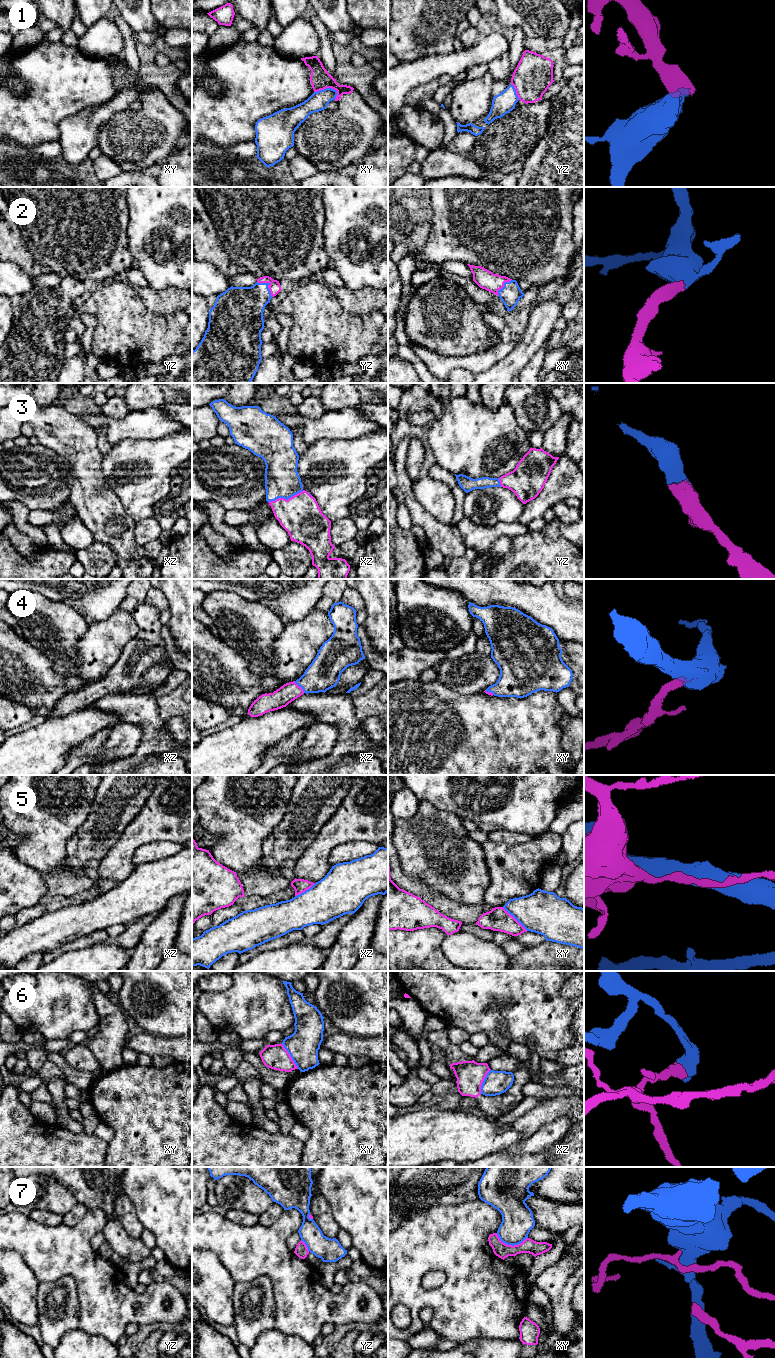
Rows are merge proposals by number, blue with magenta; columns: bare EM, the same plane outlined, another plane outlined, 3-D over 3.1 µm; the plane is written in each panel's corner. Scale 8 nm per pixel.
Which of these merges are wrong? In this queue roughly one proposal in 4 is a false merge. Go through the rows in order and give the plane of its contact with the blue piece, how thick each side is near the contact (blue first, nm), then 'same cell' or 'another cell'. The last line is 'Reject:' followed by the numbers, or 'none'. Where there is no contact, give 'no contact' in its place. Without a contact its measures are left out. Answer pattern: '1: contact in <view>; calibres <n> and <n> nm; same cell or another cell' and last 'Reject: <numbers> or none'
1: contact in xy; calibres 160 and 160 nm; another cell
2: contact in yz; calibres 300 and 90 nm; same cell
3: contact in xz; calibres 280 and 320 nm; same cell
4: contact in xz; calibres 260 and 150 nm; same cell
5: contact in xy; calibres 340 and 190 nm; another cell
6: contact in xy; calibres 260 and 200 nm; another cell
7: contact in xy; calibres 260 and 120 nm; another cell
Reject: 1, 5, 6, 7

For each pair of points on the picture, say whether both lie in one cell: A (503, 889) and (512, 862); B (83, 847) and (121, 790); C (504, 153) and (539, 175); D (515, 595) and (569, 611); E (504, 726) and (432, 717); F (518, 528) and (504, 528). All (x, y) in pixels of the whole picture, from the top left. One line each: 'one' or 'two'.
A: one
B: one
C: two
D: one
E: one
F: one

